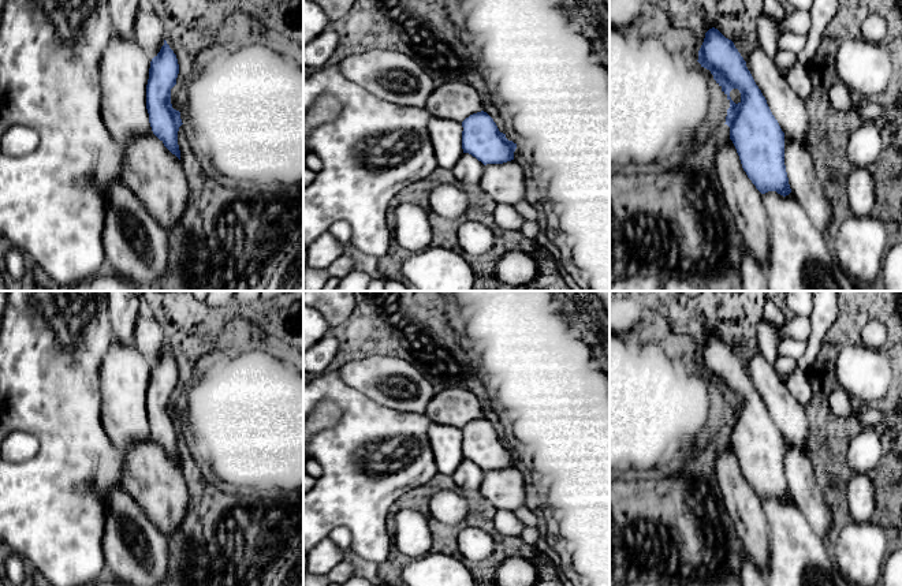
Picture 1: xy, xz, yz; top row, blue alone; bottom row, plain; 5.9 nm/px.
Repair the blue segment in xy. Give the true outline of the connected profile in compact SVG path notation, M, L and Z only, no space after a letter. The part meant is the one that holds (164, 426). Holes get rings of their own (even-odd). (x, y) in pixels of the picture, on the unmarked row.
M164 346L150 367L146 391L152 434L134 443L122 458L123 488L164 537L180 527L190 497L178 451L178 437L183 429L180 418L171 410L171 395L178 380L176 361Z

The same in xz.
M447 388L429 402L425 415L429 421L461 428L462 455L487 470L514 466L517 449L500 438L493 425L484 417L485 403L463 388Z

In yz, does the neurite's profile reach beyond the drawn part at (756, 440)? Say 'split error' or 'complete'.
split error

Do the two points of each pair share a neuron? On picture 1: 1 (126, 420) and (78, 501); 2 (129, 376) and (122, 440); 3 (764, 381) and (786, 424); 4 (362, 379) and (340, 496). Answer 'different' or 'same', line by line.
1: different
2: same
3: same
4: different

